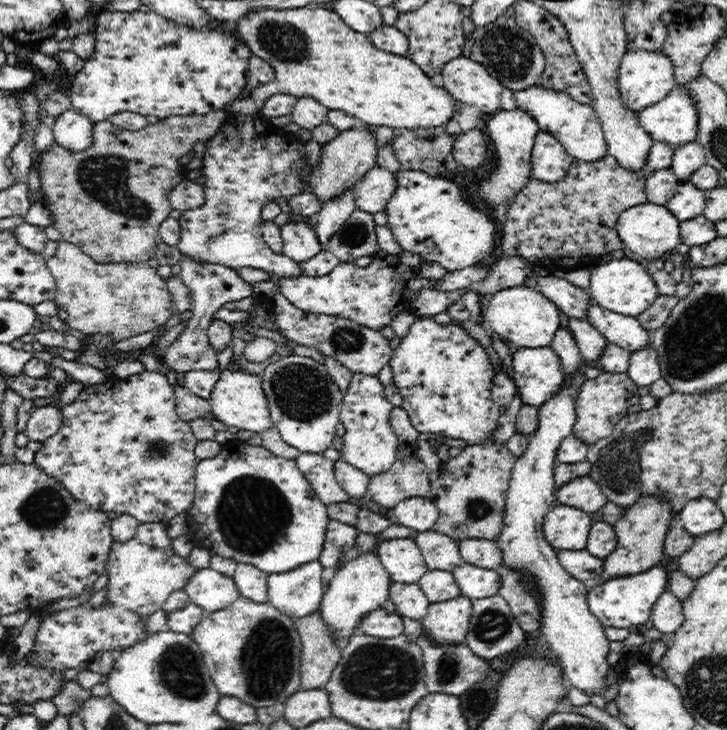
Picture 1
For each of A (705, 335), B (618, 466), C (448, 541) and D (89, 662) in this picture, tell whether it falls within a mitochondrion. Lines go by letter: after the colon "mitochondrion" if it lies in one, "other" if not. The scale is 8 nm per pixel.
A: mitochondrion
B: mitochondrion
C: other
D: other

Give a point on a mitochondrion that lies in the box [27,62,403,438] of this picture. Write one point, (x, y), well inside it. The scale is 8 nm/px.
(104, 177)

